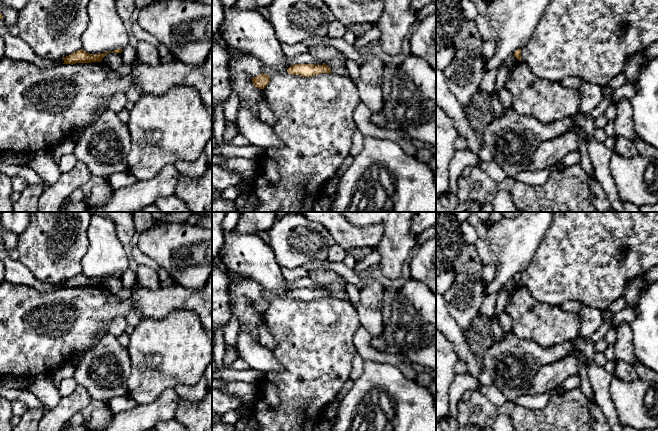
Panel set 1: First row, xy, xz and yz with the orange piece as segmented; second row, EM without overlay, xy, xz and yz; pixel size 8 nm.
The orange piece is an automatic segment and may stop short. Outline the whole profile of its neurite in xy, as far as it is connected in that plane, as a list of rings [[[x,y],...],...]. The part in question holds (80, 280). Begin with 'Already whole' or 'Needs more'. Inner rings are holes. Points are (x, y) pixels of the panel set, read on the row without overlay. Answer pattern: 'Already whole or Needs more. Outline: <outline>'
Already whole. Outline: [[[80,273],[69,280],[62,282],[64,284],[63,288],[75,288],[75,287],[91,287],[91,286],[101,286],[103,281],[110,276],[121,277],[122,273],[115,273],[114,275],[108,275],[99,278],[89,278],[83,273]]]

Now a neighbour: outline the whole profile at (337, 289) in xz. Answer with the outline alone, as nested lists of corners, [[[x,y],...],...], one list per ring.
[[[332,283],[326,289],[331,292],[331,297],[341,301],[349,301],[346,294],[345,286],[342,283]]]

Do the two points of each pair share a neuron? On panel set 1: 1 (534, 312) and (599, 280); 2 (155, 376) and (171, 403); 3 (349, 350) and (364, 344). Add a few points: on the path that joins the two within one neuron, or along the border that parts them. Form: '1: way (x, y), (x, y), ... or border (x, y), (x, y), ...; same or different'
1: border (529, 292), (538, 300), (559, 307); different
2: border (172, 387), (164, 390), (155, 399), (144, 404); different
3: border (360, 325), (353, 337), (356, 352); different

